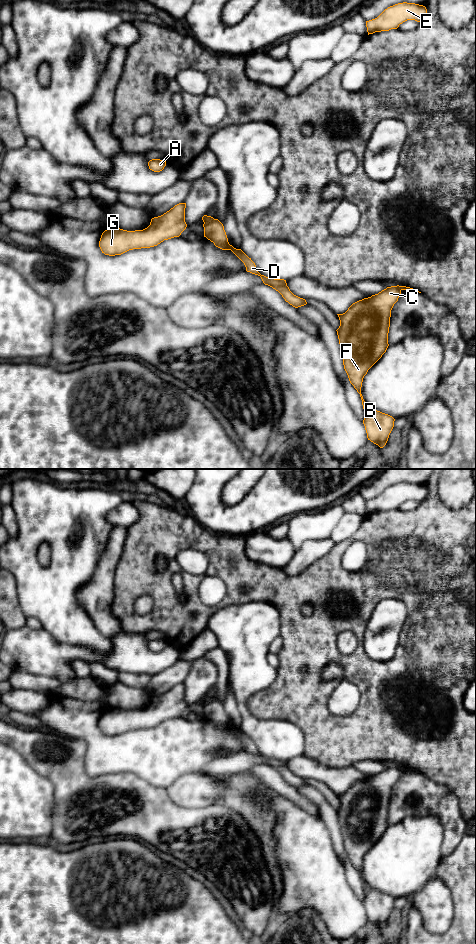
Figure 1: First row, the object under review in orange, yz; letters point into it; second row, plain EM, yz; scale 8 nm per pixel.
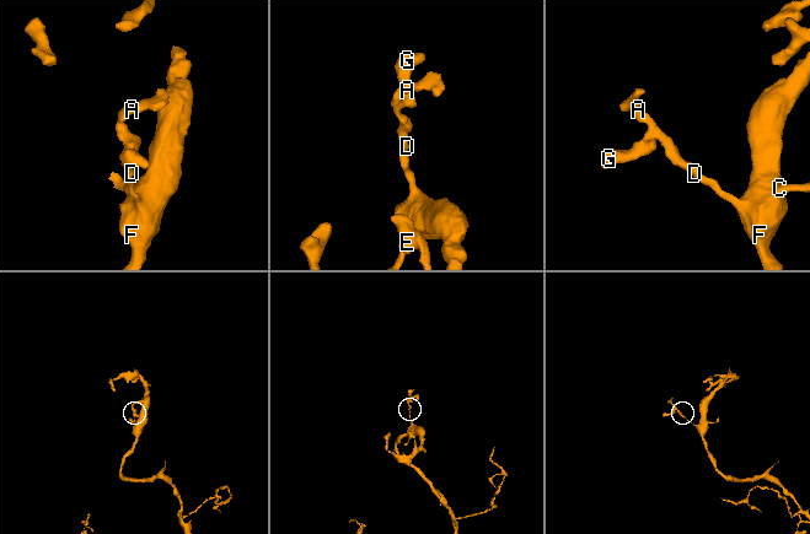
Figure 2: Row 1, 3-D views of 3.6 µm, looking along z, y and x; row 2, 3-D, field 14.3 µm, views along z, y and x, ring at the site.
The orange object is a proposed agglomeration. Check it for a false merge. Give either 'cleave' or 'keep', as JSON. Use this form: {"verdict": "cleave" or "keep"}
{"verdict": "keep"}

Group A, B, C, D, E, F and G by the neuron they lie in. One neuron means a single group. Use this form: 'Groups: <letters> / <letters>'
Groups: A B C D E F G

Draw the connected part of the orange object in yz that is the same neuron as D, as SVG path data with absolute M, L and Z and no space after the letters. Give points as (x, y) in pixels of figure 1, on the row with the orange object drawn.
M204 215L204 237L214 243L214 245L222 250L231 250L245 265L246 271L261 277L263 283L278 291L282 297L295 308L307 304L306 300L294 295L287 286L286 280L274 279L261 275L255 263L241 249L236 249L229 244L223 224L211 216Z

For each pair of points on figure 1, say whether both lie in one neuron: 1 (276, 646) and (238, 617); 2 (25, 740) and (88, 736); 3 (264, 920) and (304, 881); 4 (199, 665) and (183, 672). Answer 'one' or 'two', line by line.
1: two
2: two
3: two
4: two

